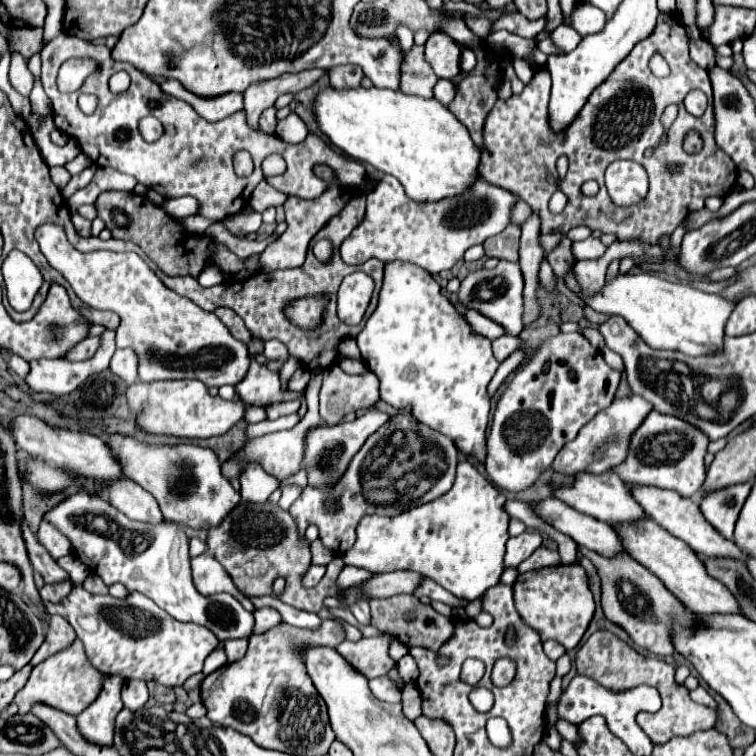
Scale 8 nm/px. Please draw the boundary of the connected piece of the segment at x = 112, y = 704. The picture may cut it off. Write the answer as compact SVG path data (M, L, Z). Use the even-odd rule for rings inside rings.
M106 676L100 696L78 716L78 730L86 740L100 746L112 746L114 718L122 710L122 684L122 676Z

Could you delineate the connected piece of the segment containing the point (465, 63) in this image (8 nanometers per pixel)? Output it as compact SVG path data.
M464 48L460 57L460 68L464 71L471 71L476 65L476 55L469 48Z

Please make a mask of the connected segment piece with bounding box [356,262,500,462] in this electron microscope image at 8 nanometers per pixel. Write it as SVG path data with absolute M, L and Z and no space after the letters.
M408 262L386 264L378 308L356 338L364 364L380 380L380 398L384 402L394 408L410 408L418 422L452 438L460 452L472 454L482 462L486 460L486 428L490 420L488 384L500 362L494 358L488 338L476 336L470 330L428 272Z

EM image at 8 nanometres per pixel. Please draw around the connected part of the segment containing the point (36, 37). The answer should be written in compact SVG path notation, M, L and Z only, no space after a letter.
M8 28L6 40L10 52L18 52L26 60L30 60L36 52L44 48L44 28L22 28L22 30Z

